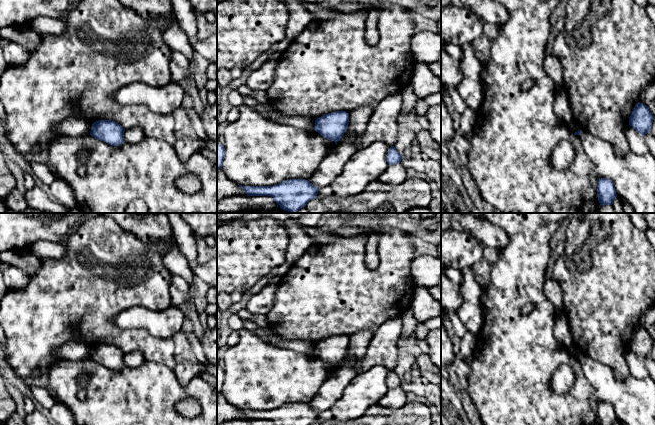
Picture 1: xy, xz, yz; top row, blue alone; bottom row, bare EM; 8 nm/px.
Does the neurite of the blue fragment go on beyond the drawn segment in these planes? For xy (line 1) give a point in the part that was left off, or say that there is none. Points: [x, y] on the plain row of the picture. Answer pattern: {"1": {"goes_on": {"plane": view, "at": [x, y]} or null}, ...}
{"1": {"goes_on": null}}

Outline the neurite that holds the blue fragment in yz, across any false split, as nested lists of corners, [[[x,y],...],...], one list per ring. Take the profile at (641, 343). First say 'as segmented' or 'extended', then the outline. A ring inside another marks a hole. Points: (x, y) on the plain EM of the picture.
as segmented | [[[638,326],[629,341],[629,349],[632,350],[637,356],[643,360],[651,356],[653,340],[647,329]]]

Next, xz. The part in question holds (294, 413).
as segmented | [[[305,403],[285,404],[274,410],[242,410],[247,420],[271,420],[274,425],[310,425],[319,412]]]

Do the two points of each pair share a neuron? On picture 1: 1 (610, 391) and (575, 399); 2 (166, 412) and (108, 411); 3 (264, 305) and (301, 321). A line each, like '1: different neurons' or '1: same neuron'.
1: different neurons
2: same neuron
3: different neurons

